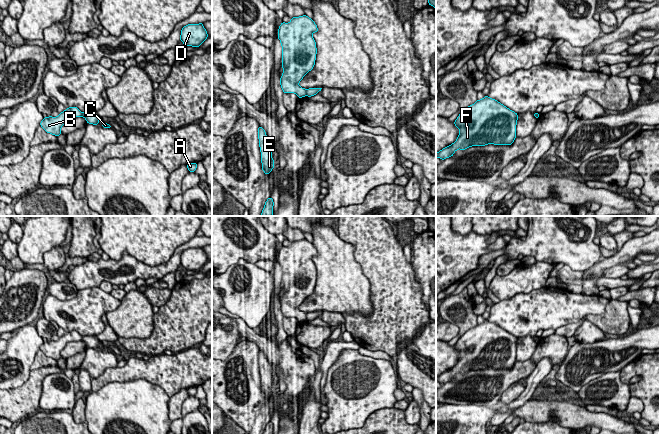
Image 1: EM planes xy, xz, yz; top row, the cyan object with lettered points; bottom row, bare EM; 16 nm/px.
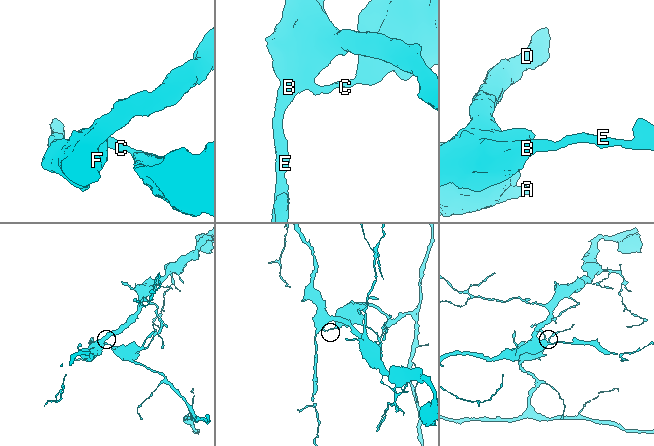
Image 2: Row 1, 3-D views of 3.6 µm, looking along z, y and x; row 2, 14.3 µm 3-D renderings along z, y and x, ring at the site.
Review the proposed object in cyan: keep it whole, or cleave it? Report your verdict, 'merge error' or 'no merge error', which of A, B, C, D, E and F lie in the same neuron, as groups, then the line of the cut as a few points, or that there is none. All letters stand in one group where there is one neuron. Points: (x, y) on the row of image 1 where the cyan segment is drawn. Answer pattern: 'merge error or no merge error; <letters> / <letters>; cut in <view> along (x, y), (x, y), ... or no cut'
merge error; A C / B D E F; cut in xz along (305, 89), (306, 94)

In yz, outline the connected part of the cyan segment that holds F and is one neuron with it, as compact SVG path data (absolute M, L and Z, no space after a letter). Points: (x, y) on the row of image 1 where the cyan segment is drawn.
M488 95L464 109L454 125L459 128L458 138L436 153L444 160L458 149L471 146L512 145L516 136L518 114Z

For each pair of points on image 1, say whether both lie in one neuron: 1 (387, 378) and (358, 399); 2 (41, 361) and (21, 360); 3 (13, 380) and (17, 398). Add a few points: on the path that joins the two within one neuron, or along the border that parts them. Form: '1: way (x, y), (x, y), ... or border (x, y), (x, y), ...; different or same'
1: way (380, 380), (377, 380), (365, 392); same
2: border (39, 349), (29, 369); different
3: border (30, 370), (29, 377), (21, 385), (10, 389); different

